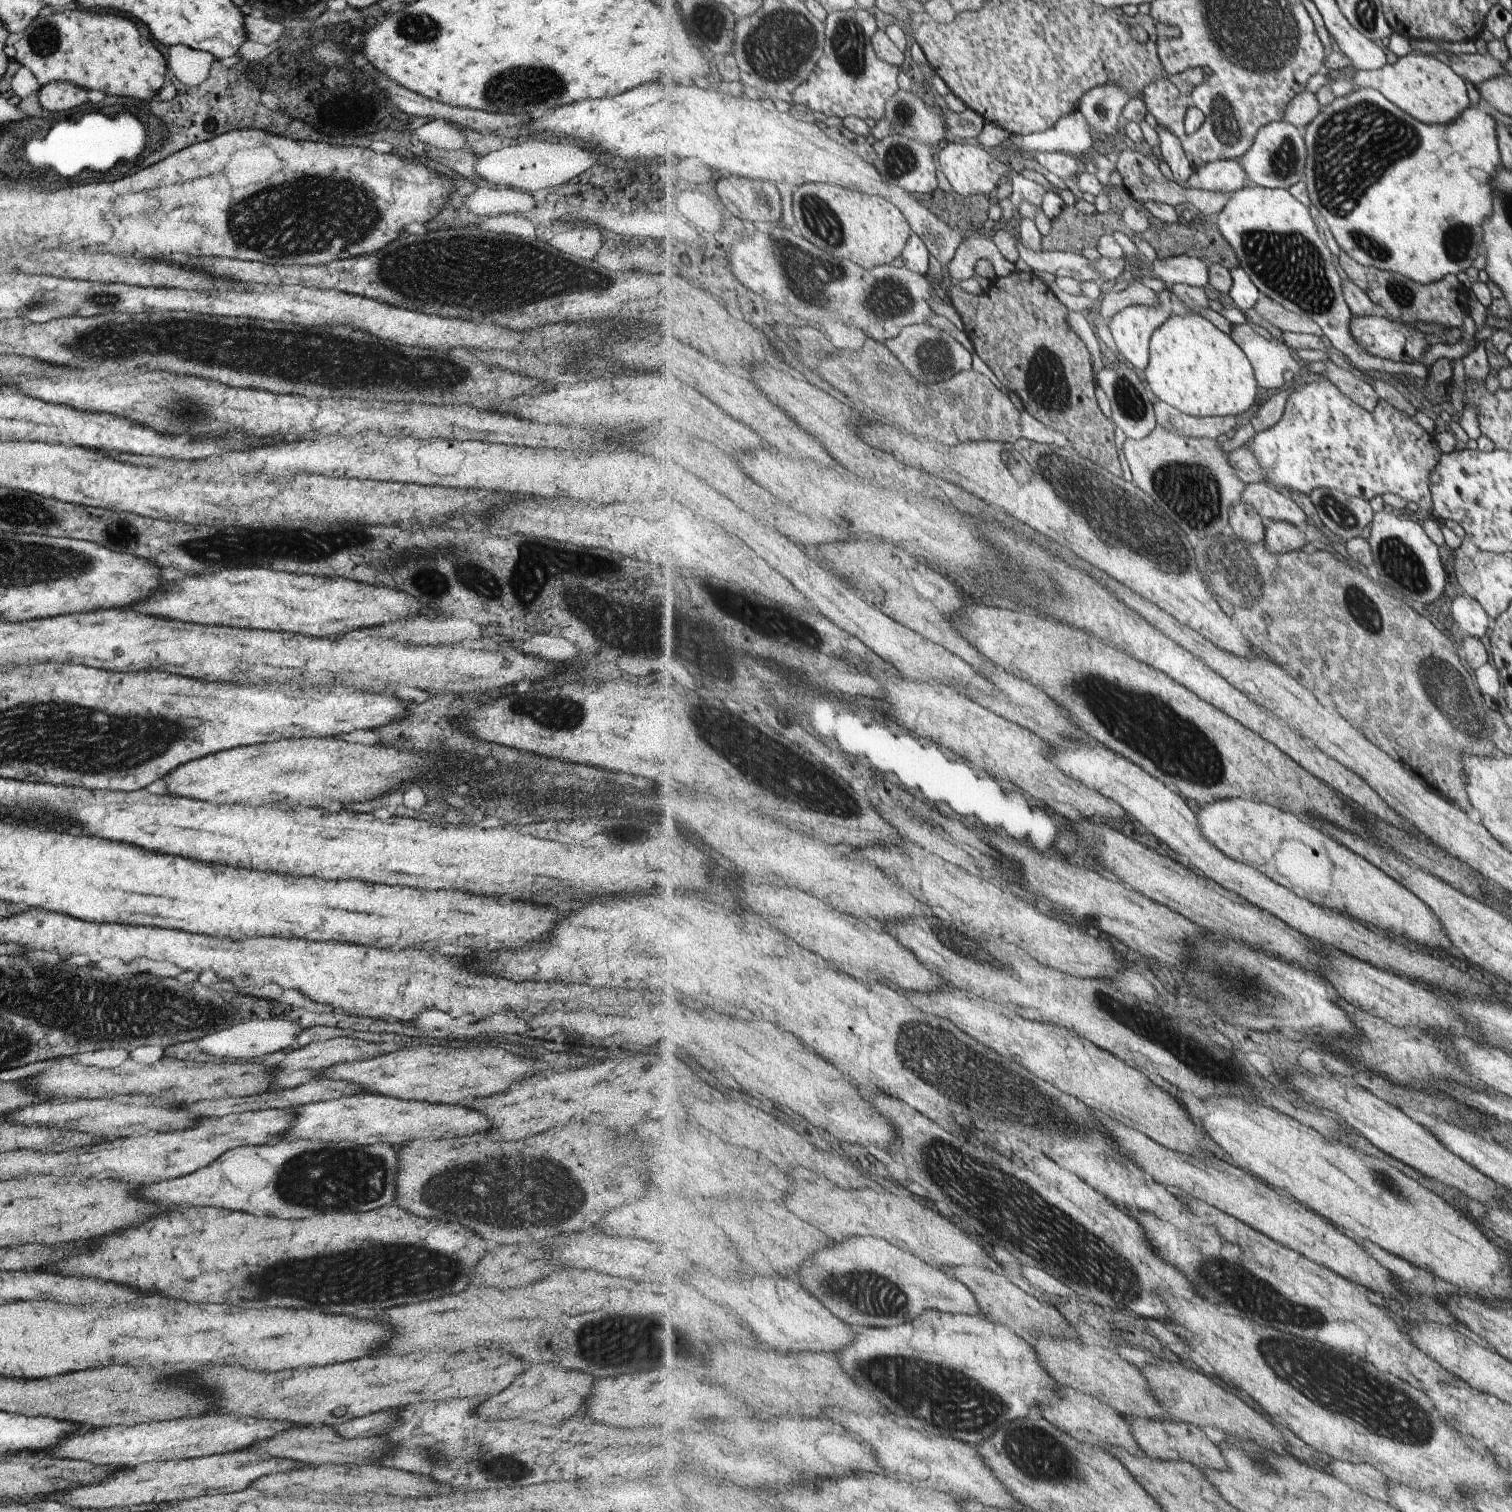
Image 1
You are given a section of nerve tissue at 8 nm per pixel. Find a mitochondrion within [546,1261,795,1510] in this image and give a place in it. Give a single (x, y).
(597, 1338)

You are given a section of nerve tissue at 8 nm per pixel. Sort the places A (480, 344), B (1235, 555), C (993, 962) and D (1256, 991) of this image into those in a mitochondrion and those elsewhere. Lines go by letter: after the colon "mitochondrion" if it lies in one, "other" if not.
A: other
B: mitochondrion
C: mitochondrion
D: mitochondrion

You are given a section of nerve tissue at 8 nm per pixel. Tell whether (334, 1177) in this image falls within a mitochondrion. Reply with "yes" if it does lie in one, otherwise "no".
yes

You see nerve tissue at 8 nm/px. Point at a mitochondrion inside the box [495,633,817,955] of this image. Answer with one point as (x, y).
(549, 714)

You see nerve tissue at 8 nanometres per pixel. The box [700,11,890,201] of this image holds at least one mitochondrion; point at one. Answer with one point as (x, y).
(848, 40)

